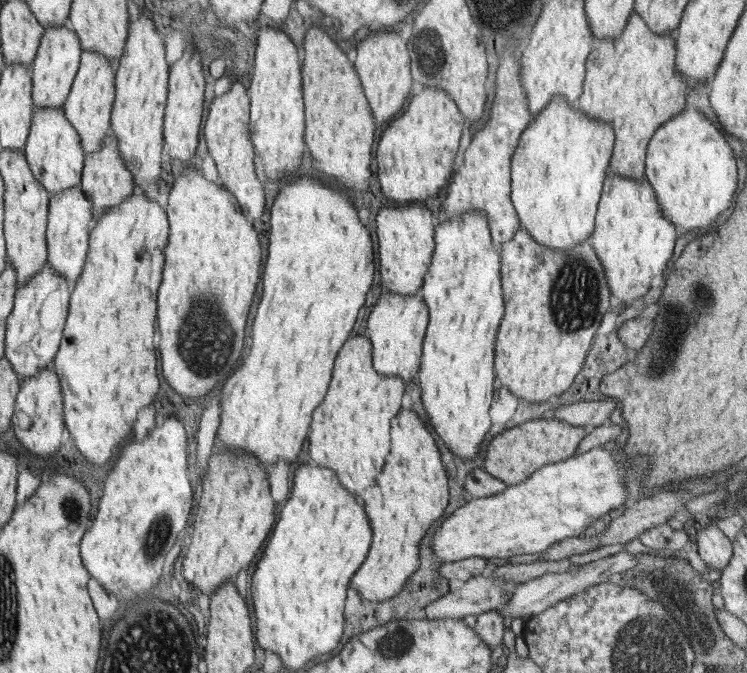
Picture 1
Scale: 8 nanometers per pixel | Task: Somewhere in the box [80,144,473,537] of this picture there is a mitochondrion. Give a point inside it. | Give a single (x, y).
(206, 342)

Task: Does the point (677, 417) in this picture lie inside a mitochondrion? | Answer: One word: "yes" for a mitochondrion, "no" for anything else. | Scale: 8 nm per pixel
no

